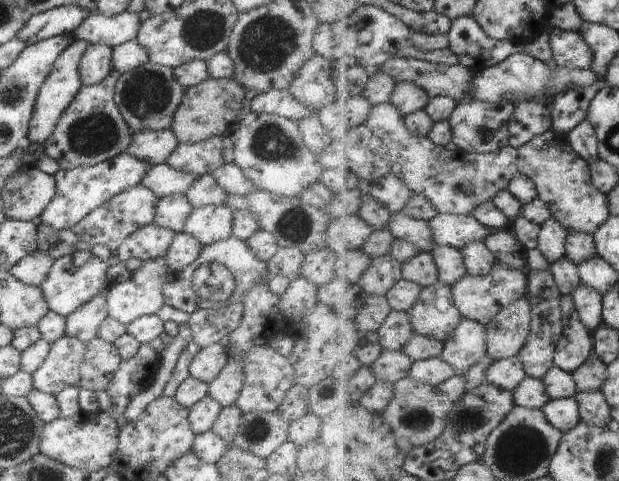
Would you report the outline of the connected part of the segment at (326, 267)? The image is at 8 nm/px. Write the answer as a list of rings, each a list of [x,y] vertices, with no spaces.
[[[328,247],[303,255],[302,274],[317,287],[328,284],[335,277],[336,255]]]

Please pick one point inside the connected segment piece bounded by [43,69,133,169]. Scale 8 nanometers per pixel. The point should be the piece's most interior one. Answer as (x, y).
(91, 130)

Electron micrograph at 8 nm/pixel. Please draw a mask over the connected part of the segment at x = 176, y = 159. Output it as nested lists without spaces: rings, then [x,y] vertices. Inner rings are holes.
[[[226,132],[194,144],[179,143],[165,163],[174,170],[188,174],[211,174],[220,166],[232,163],[233,152],[232,135]]]

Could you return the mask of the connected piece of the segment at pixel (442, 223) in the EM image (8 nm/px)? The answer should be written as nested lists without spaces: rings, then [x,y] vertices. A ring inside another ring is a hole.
[[[438,213],[430,221],[434,230],[434,240],[442,246],[454,246],[465,249],[474,242],[487,242],[491,229],[482,224],[474,215],[462,216],[450,213]]]

